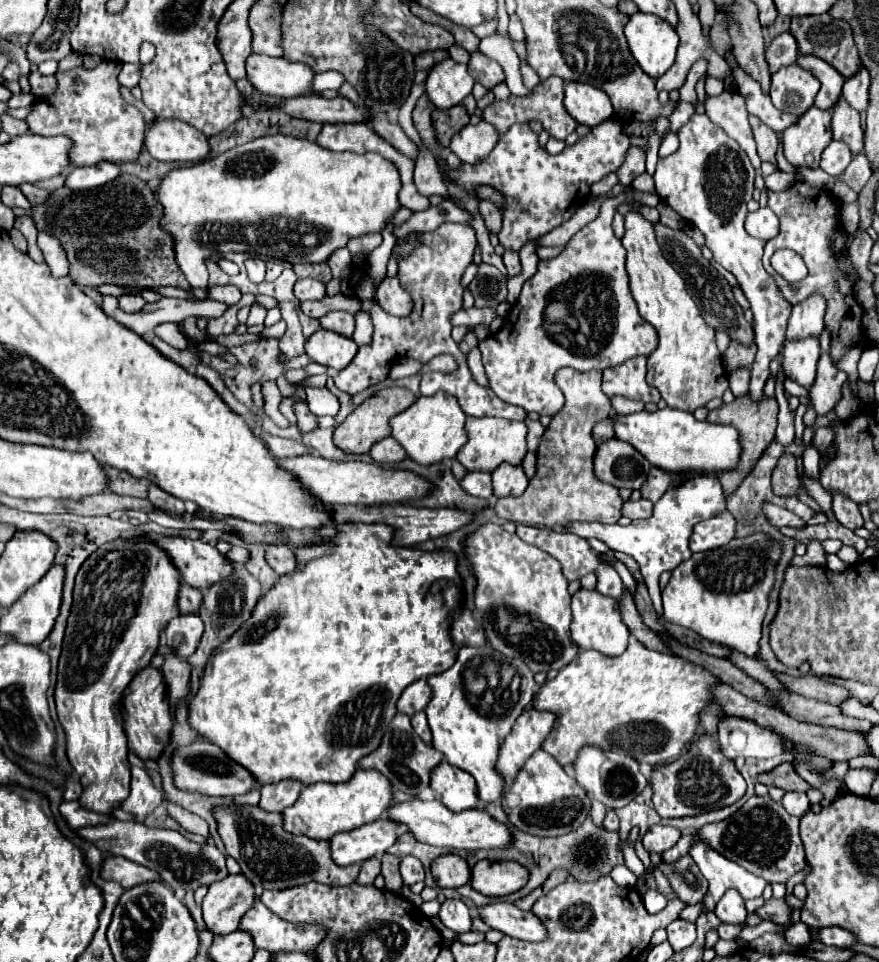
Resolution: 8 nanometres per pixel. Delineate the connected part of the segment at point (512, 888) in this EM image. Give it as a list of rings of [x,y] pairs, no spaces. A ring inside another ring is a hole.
[[[478,861],[470,883],[482,895],[502,897],[520,891],[528,883],[528,869],[516,861]]]

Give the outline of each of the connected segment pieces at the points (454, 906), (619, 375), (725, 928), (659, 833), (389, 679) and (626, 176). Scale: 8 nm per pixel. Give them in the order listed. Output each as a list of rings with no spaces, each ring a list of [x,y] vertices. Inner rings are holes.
[[[446,899],[440,905],[438,919],[448,929],[452,929],[454,933],[466,933],[466,931],[470,931],[470,925],[472,925],[470,911],[468,911],[468,907],[460,899]]]
[[[646,357],[628,359],[622,365],[606,369],[602,389],[608,397],[622,395],[628,399],[640,399],[644,403],[660,401],[660,393],[646,383]]]
[[[720,923],[718,925],[718,935],[720,939],[734,939],[740,931],[742,931],[744,925],[728,925],[728,923]]]
[[[654,825],[642,837],[642,843],[644,843],[644,849],[650,853],[664,853],[672,845],[676,845],[678,839],[680,839],[680,829],[666,827],[666,825]]]
[[[344,523],[338,527],[338,535],[334,541],[326,545],[316,547],[304,547],[294,549],[298,557],[298,567],[294,573],[288,573],[278,579],[278,583],[260,597],[256,609],[252,611],[252,617],[244,621],[244,625],[212,653],[208,659],[208,665],[200,677],[200,689],[188,703],[188,723],[190,727],[224,749],[232,761],[238,765],[244,765],[260,785],[278,783],[284,779],[296,779],[302,785],[312,785],[318,781],[326,783],[344,783],[348,781],[356,767],[360,757],[366,757],[372,753],[390,721],[396,715],[396,701],[400,693],[416,679],[428,677],[434,673],[442,673],[456,661],[456,651],[452,647],[452,639],[448,639],[448,623],[456,615],[460,603],[462,603],[462,591],[460,591],[460,577],[456,571],[456,557],[448,551],[418,551],[408,547],[392,547],[392,529],[388,525],[352,525]]]
[[[630,149],[630,151],[628,151],[626,161],[624,161],[622,167],[616,171],[616,175],[618,175],[618,179],[620,179],[622,185],[630,185],[638,175],[642,175],[642,173],[646,171],[644,159],[646,159],[646,155],[644,155],[642,149]]]

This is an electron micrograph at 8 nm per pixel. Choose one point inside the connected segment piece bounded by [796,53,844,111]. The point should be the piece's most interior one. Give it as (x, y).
(832, 81)

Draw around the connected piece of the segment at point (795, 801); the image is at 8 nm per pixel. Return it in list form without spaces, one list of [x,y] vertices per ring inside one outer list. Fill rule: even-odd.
[[[786,793],[782,799],[782,805],[790,815],[796,815],[796,817],[802,817],[810,809],[806,793]]]

